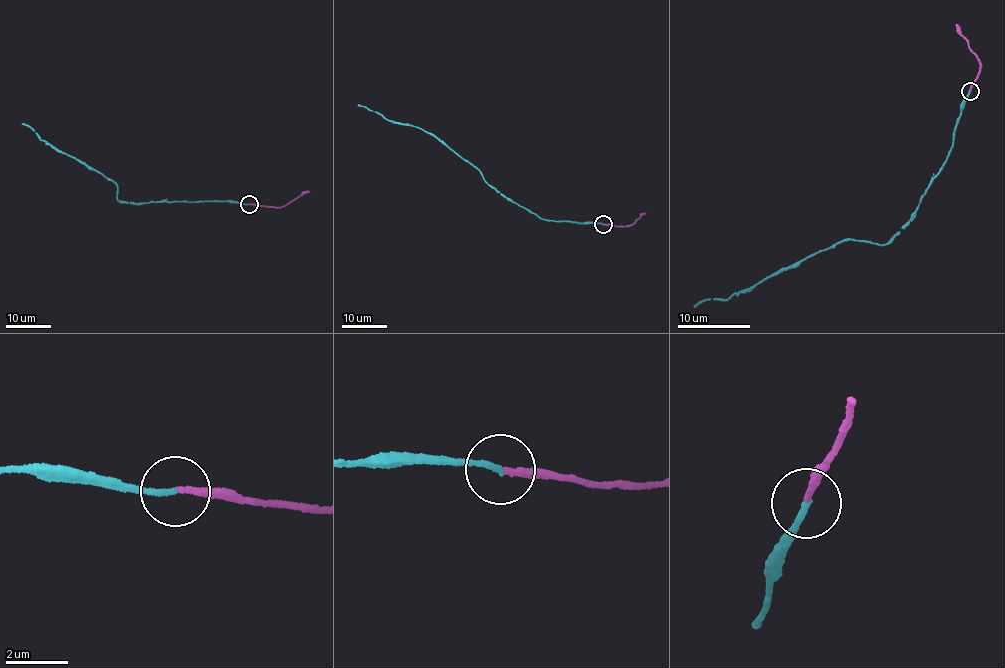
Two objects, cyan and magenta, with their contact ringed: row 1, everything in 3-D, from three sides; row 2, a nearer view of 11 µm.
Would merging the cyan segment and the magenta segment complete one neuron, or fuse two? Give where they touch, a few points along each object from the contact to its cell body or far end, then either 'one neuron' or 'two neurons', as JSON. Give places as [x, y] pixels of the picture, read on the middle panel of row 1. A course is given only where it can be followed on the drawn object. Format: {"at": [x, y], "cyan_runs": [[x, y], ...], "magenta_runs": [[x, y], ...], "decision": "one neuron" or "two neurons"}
{"at": [603, 224], "cyan_runs": [[603, 224], [539, 218], [490, 186], [481, 172], [434, 136], [419, 128], [388, 120], [358, 104]], "magenta_runs": [[603, 224], [628, 226], [645, 213]], "decision": "one neuron"}

